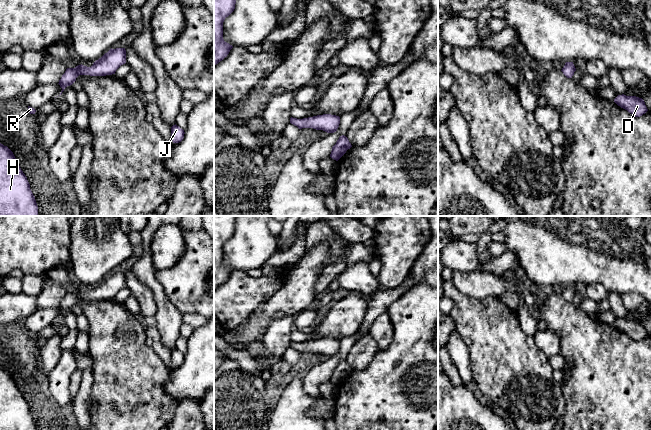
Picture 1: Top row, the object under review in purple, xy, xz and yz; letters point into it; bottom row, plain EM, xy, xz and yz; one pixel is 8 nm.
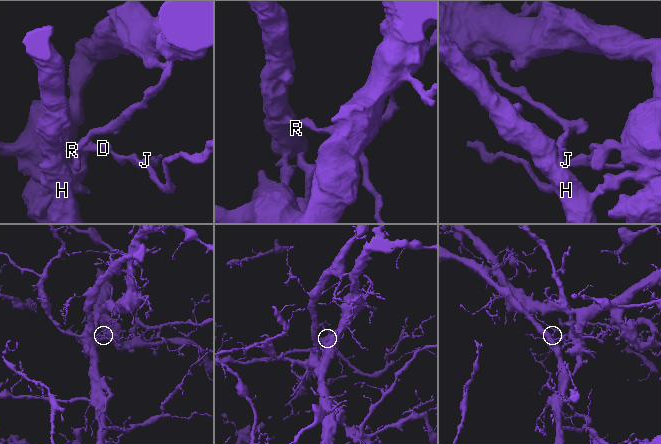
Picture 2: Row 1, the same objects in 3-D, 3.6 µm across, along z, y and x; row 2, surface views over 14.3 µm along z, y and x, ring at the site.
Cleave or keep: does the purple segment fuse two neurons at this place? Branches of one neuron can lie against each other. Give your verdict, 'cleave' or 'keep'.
cleave

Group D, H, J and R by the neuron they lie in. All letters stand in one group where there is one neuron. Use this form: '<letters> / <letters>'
D J / H R

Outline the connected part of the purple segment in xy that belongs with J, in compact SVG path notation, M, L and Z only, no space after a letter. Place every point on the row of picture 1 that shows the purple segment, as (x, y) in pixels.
M176 124L171 127L171 139L173 143L181 142L184 138L184 134L185 134L184 130L181 129Z

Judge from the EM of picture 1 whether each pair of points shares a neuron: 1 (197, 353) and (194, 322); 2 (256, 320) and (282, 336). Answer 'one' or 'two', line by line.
1: two
2: two

